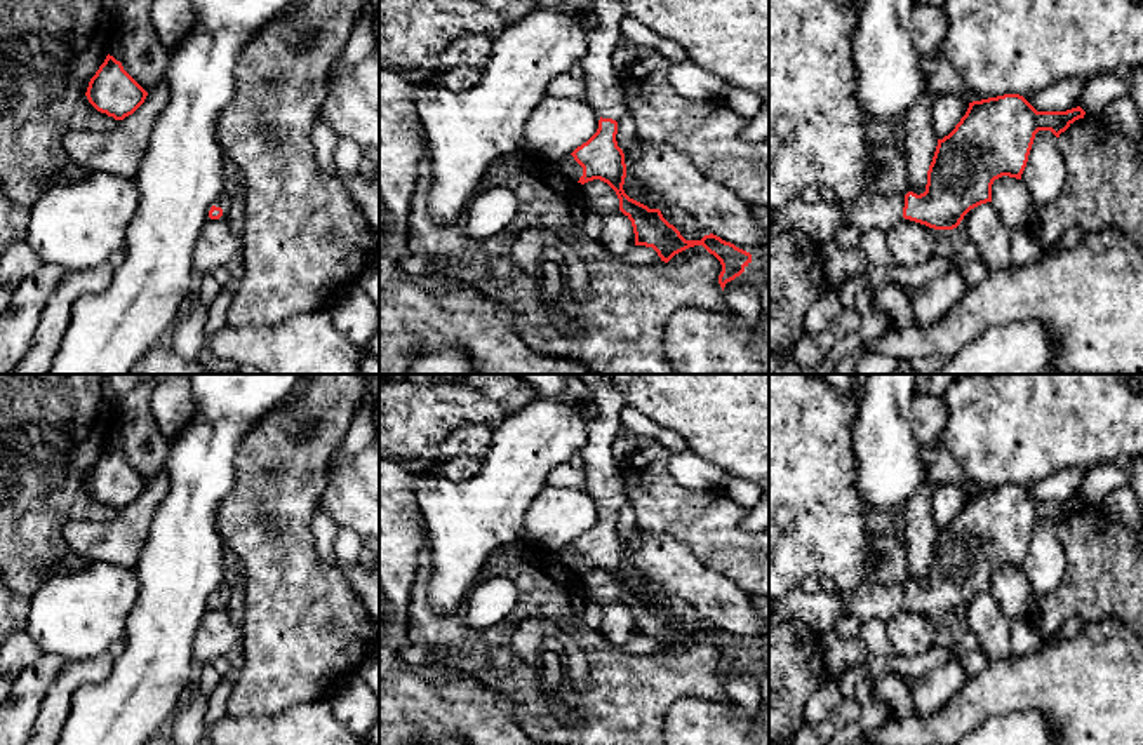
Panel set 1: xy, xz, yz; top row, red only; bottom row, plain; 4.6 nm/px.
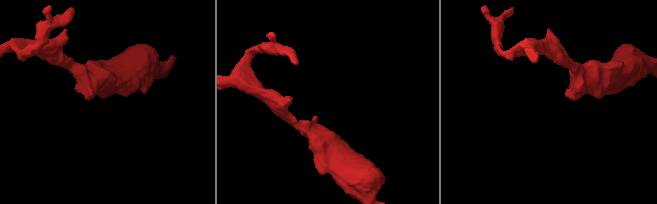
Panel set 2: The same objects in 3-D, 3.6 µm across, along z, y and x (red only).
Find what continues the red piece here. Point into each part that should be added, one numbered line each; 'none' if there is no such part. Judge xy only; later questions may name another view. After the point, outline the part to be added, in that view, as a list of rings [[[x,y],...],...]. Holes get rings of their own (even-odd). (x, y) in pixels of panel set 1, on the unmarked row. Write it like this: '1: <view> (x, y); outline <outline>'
1: xy (223, 590); outline [[[221,585],[216,592],[214,592],[216,597],[221,597],[223,599],[223,606],[219,609],[226,609],[230,599],[231,599],[231,590],[228,585]]]

